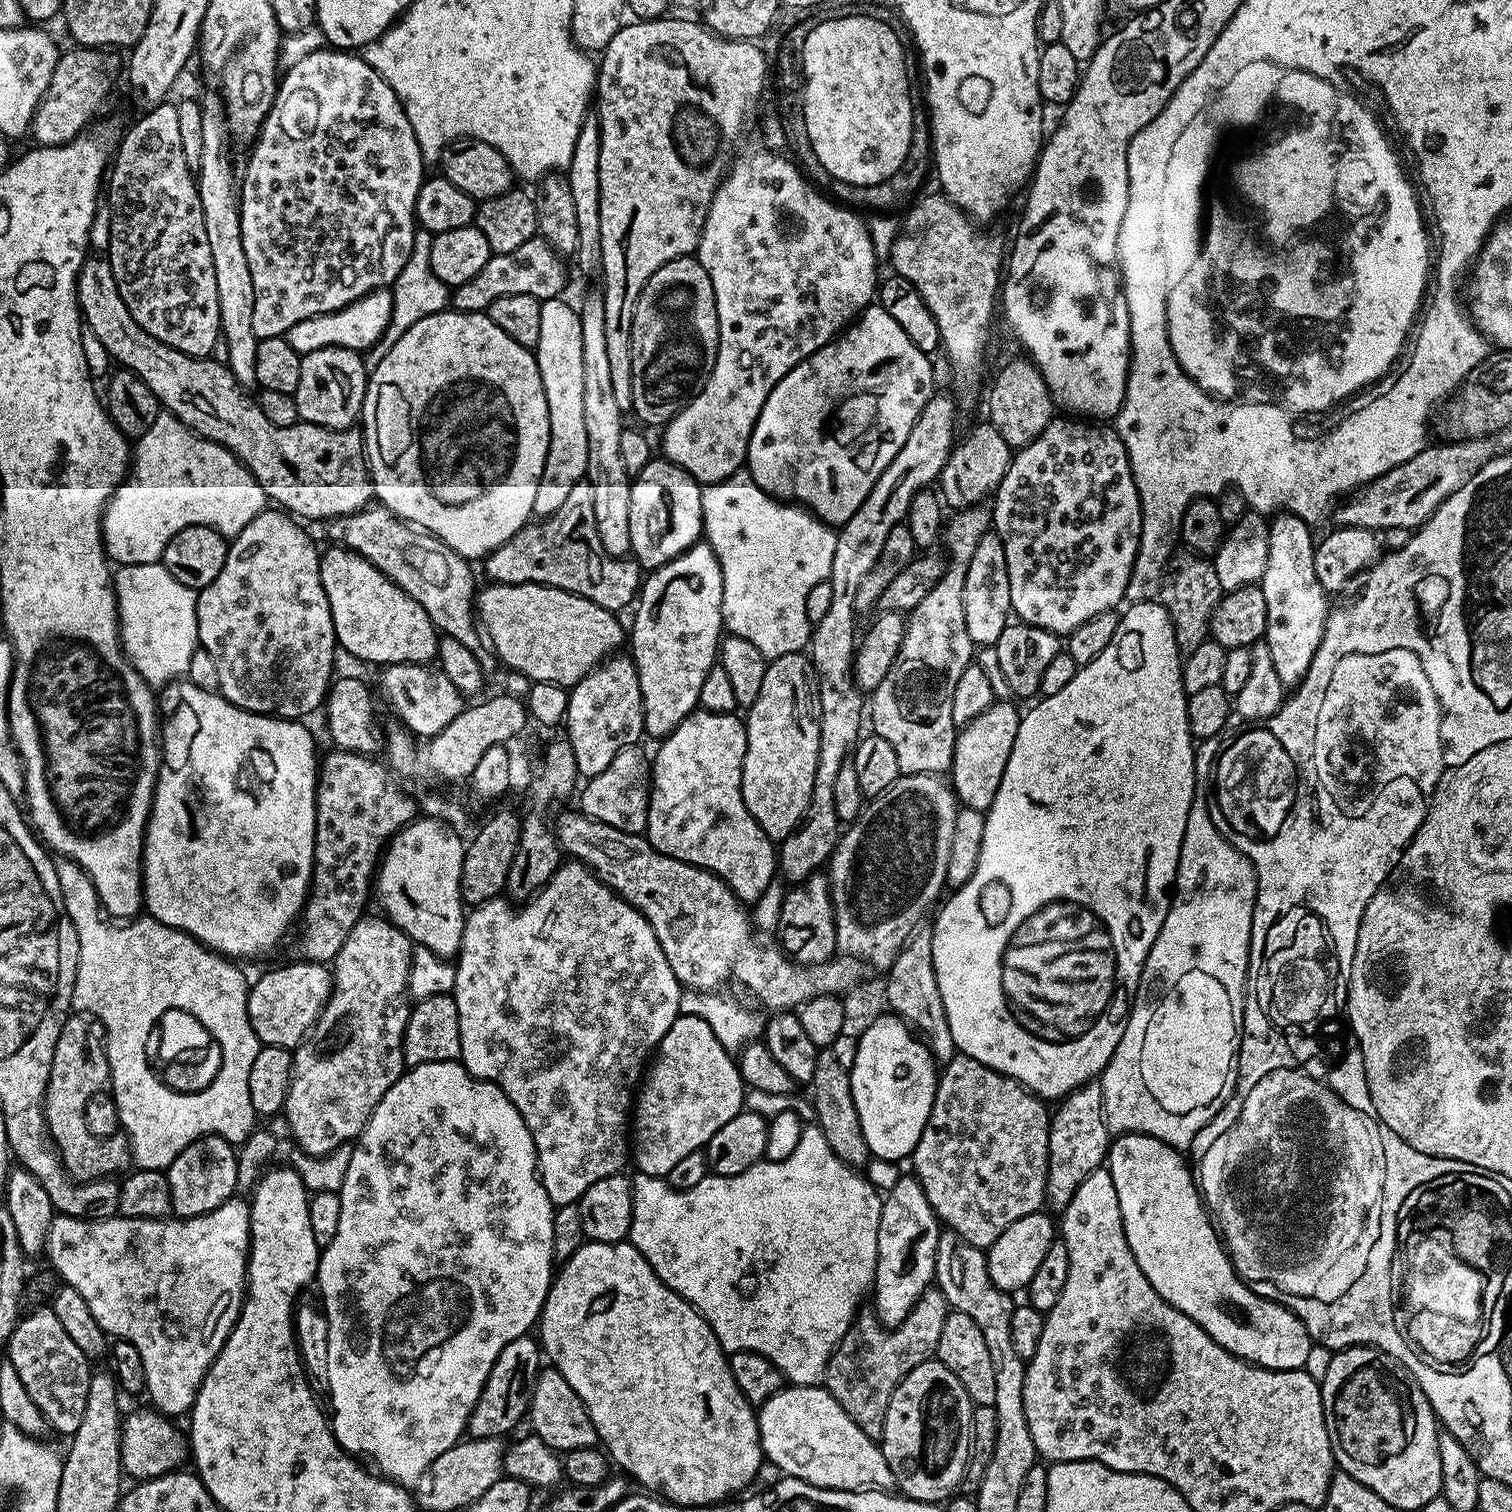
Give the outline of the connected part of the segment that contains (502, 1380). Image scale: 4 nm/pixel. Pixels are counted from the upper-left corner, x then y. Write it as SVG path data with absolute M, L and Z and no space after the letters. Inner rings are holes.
M531 1335L514 1338L498 1354L486 1382L482 1386L482 1394L478 1394L478 1402L474 1402L474 1410L468 1419L467 1435L473 1440L482 1438L507 1437L511 1428L516 1428L527 1417L532 1402L532 1388L536 1385L536 1375L542 1367L542 1349Z

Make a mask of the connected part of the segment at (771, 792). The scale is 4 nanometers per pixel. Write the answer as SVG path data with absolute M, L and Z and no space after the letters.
M803 651L783 654L778 659L771 661L766 670L766 678L762 678L762 691L758 693L758 698L752 703L751 708L746 712L746 727L748 729L748 749L744 755L744 765L742 766L742 798L746 802L746 810L758 822L758 826L764 835L773 842L785 840L794 829L800 825L804 818L804 811L810 802L810 794L814 790L814 770L818 766L818 738L820 737L820 693L816 686L816 671L812 669L812 661Z

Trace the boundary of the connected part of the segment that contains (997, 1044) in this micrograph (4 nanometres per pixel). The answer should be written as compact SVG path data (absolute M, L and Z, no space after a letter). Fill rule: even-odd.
M1142 600L1132 602L1127 605L1129 608L1123 609L1118 630L1114 630L1114 638L1110 638L1110 646L1094 658L1094 662L1082 664L1077 667L1074 679L1063 688L1058 694L1037 699L1029 712L1025 711L1020 718L1018 726L1018 738L1014 738L1014 750L1010 750L1010 762L1006 762L1006 770L1002 774L1002 782L998 786L998 794L994 794L994 802L986 813L986 835L982 838L982 854L978 854L978 870L974 870L974 878L966 882L966 886L955 889L951 893L952 897L948 901L943 901L944 909L936 916L936 924L931 925L932 930L932 949L934 950L934 970L938 978L938 990L942 994L942 1006L946 1006L946 1018L950 1022L950 1034L954 1038L957 1049L963 1055L974 1058L986 1066L990 1066L996 1072L1001 1072L1004 1076L1012 1076L1023 1084L1030 1092L1048 1102L1056 1102L1061 1098L1068 1096L1076 1088L1095 1081L1103 1073L1104 1067L1110 1062L1118 1042L1122 1042L1124 1033L1124 1021L1128 1019L1128 1013L1131 1009L1133 999L1136 995L1136 987L1140 981L1140 975L1144 969L1146 958L1150 954L1150 946L1158 938L1158 930L1162 930L1162 922L1166 922L1168 908L1172 904L1172 894L1176 882L1176 871L1180 861L1180 851L1182 850L1182 838L1186 834L1186 818L1190 814L1190 806L1194 798L1196 789L1196 749L1194 737L1190 730L1188 721L1188 698L1182 686L1182 655L1178 648L1178 642L1175 641L1175 630L1172 625L1170 614L1156 600Z

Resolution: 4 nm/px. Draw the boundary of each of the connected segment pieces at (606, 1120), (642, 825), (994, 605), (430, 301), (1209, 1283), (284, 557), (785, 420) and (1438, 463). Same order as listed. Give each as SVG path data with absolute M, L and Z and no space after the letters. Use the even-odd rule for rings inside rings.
M569 859L561 863L550 883L544 885L531 900L521 903L519 907L504 898L475 905L464 917L464 933L454 967L456 981L453 983L451 995L456 997L458 1030L462 1034L459 1063L464 1065L464 1069L471 1076L497 1084L508 1095L510 1102L514 1102L518 1114L522 1114L534 1138L536 1167L550 1202L554 1206L577 1203L580 1196L586 1194L590 1186L594 1186L594 1182L612 1176L625 1167L624 1163L629 1163L630 1113L634 1108L634 1093L641 1083L646 1061L653 1055L666 1030L670 1030L670 1026L680 1016L682 985L674 970L670 970L670 962L666 962L666 954L662 954L662 946L658 946L658 938L650 922L646 922L646 918L638 909L627 904L611 888L606 887L591 868L587 868L578 860Z
M633 746L626 750L618 750L618 754L614 758L614 762L610 762L610 766L606 766L606 770L602 770L602 774L591 777L587 781L588 784L579 793L580 804L579 811L598 822L606 822L606 826L614 826L623 832L643 833L648 826L648 800L652 796L652 766L650 756L643 752L643 747Z
M989 530L974 546L974 558L966 570L966 582L962 594L962 606L966 610L966 630L973 645L995 646L998 634L1010 623L1012 603L1010 602L1010 578L1006 566L1006 550L1002 538L994 530Z
M417 231L410 258L406 262L406 266L402 266L402 274L398 274L398 278L390 285L392 323L384 331L384 337L370 349L373 361L381 360L392 349L394 342L398 342L398 338L402 338L402 334L406 334L406 330L410 330L410 326L414 326L414 322L422 322L422 318L426 318L430 314L438 314L449 307L449 285L443 284L438 278L438 274L434 274L434 270L430 268L432 237L433 233Z
M1137 1132L1117 1135L1108 1150L1106 1167L1114 1178L1114 1190L1118 1190L1126 1242L1130 1242L1130 1250L1142 1274L1146 1274L1150 1286L1158 1290L1162 1299L1198 1322L1198 1326L1202 1326L1202 1330L1206 1330L1218 1346L1239 1360L1246 1360L1257 1368L1273 1368L1279 1372L1303 1369L1306 1354L1310 1354L1314 1343L1306 1326L1290 1309L1258 1295L1237 1276L1218 1229L1204 1207L1189 1161L1180 1156L1183 1155L1166 1142Z
M265 510L259 512L250 523L229 543L226 554L226 566L222 566L222 574L210 582L210 586L199 589L196 598L198 610L198 634L200 635L199 647L209 652L218 666L219 693L234 706L244 708L248 712L260 712L264 716L279 716L285 720L300 720L308 718L316 707L325 703L328 689L334 679L332 663L336 660L338 645L334 634L334 618L330 614L330 602L326 598L326 590L322 586L322 574L320 573L321 549L316 549L316 544L299 528L297 521L284 510Z
M879 306L865 308L858 319L849 324L835 340L832 340L826 347L819 348L814 355L803 360L798 366L794 366L794 370L790 370L790 374L786 374L786 378L782 378L782 382L778 382L778 386L774 386L774 390L770 390L770 398L766 398L766 406L762 406L756 419L754 434L750 434L746 471L752 475L756 485L766 495L775 496L777 500L807 506L812 515L817 516L826 524L839 526L850 518L854 518L858 506L862 506L862 502L866 502L874 482L878 482L882 470L886 470L886 466L890 466L894 454L898 454L898 450L902 450L902 442L906 442L906 438L910 438L910 430L914 426L918 414L922 414L926 402L934 394L932 364L928 360L931 360L929 353L918 350L918 346L914 346L914 342L910 342L910 338L906 338L906 330L902 330L902 326L898 326L898 322L894 322L894 318L890 318L890 314L886 314L884 308Z
M1491 435L1444 442L1448 444L1429 443L1416 457L1394 466L1394 470L1349 495L1345 499L1349 500L1336 512L1335 523L1341 528L1368 528L1377 534L1384 534L1387 528L1415 530L1422 527L1450 494L1457 492L1483 464L1496 459L1501 451L1496 440L1499 439Z

